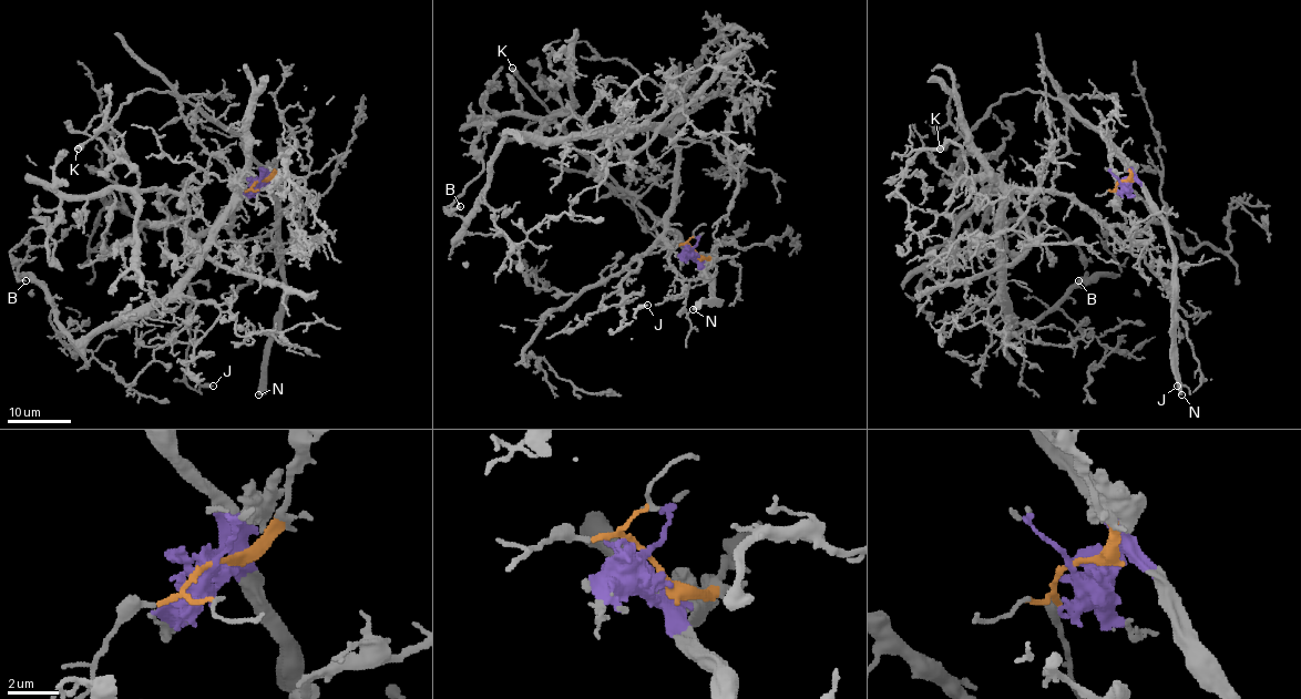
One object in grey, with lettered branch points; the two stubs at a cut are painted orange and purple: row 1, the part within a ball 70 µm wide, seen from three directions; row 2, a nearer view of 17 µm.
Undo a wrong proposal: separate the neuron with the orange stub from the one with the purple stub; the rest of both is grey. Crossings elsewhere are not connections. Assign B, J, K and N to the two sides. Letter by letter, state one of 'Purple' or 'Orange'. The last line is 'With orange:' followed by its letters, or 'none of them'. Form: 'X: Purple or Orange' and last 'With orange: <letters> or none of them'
B: Orange
J: Orange
K: Purple
N: Purple
With orange: B, J

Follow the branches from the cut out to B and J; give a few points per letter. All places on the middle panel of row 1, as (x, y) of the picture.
B: (694, 250), (649, 253), (676, 155), (649, 127), (484, 110), (460, 206)
J: (694, 250), (668, 244), (635, 260), (639, 264), (622, 283), (621, 329), (647, 305)

